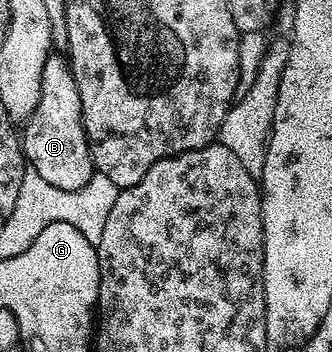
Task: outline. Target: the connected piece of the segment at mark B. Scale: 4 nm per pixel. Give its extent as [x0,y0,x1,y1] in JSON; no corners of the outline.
[21,55,93,191]

